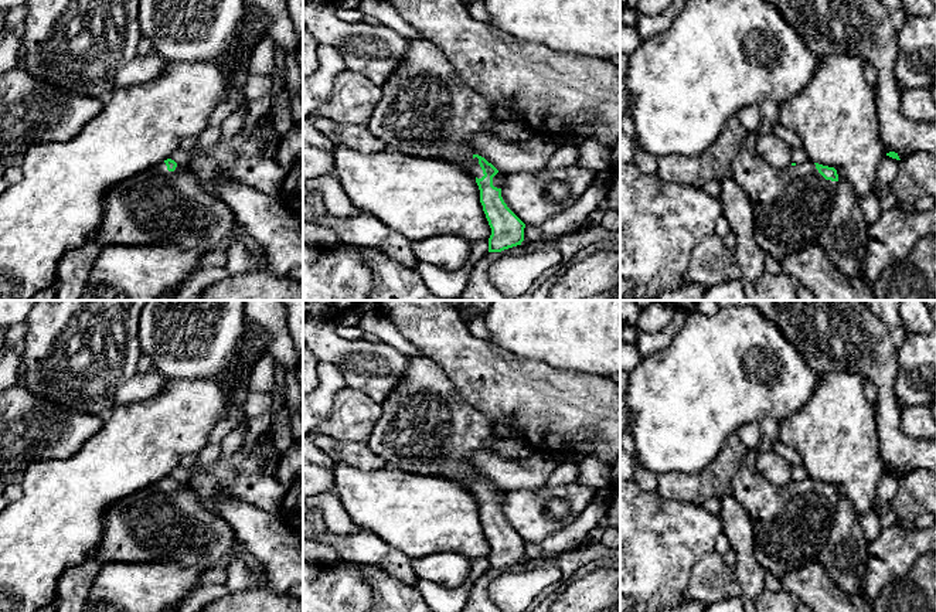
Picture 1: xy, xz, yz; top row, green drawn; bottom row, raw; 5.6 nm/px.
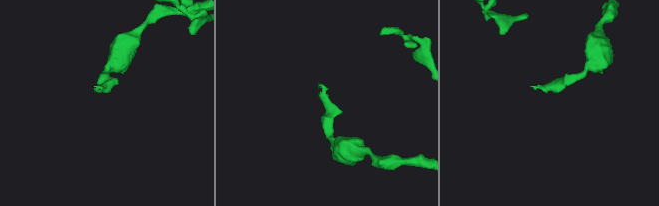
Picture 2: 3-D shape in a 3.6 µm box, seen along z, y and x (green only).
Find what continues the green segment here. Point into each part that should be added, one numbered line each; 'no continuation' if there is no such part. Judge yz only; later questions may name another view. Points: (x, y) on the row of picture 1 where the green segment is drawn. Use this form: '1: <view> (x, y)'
1: yz (792, 206)

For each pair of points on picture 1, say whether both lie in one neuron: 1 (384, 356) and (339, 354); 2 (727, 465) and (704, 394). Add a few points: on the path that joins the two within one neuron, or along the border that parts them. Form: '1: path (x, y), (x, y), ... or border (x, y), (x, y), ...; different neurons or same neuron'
1: path (373, 356), (350, 356); same neuron
2: border (735, 432), (727, 438), (720, 452), (698, 472); different neurons

